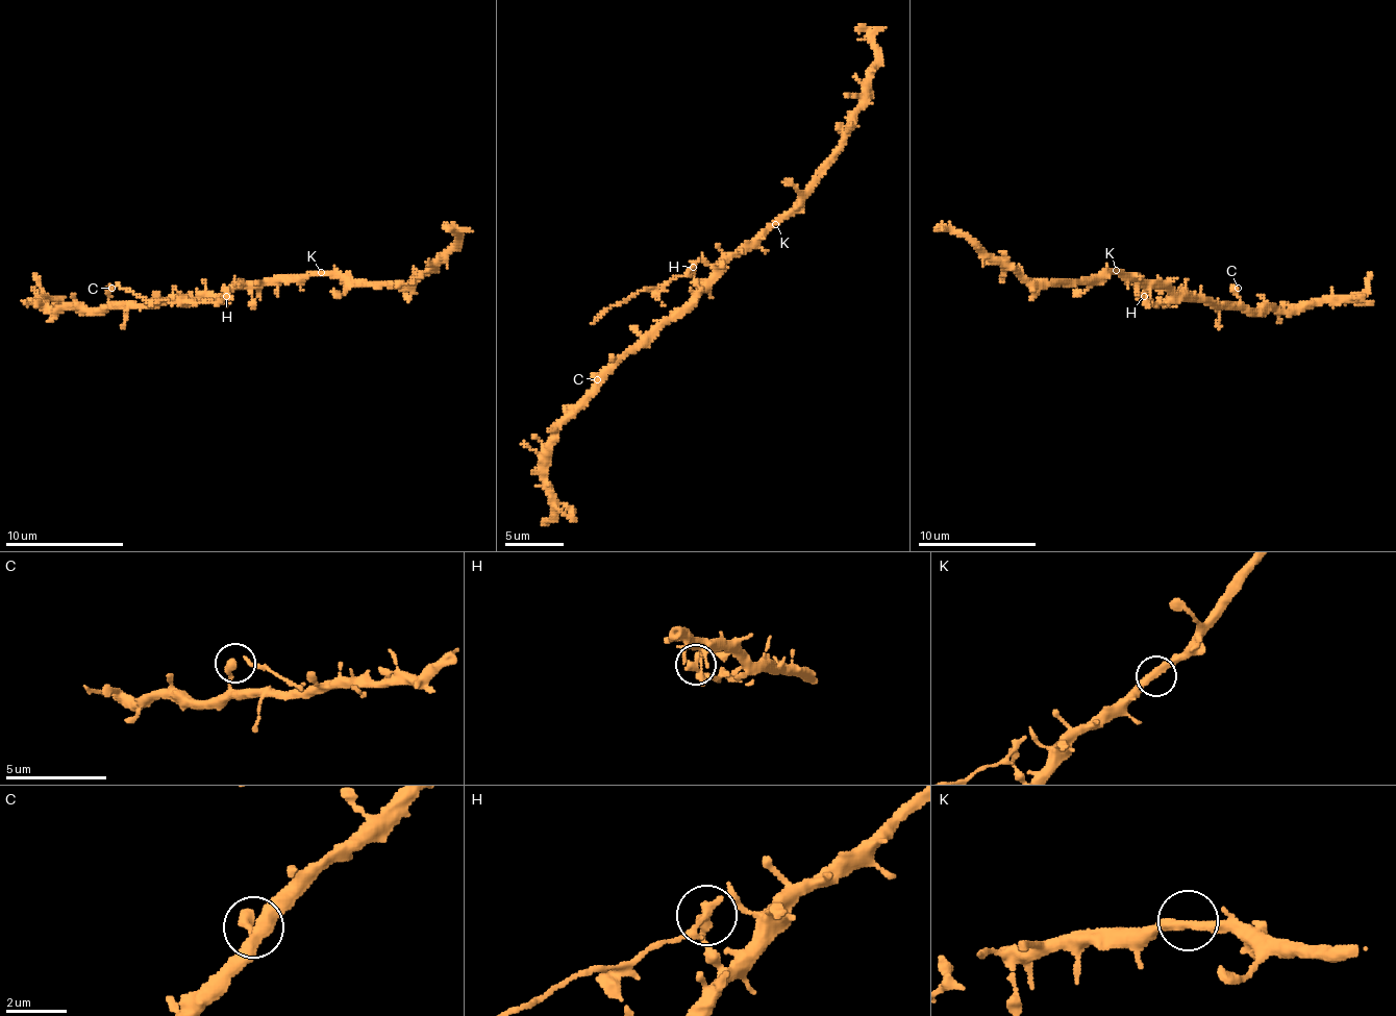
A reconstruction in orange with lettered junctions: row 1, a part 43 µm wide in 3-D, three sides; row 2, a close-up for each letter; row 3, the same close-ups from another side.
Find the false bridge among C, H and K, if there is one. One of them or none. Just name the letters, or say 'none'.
H

